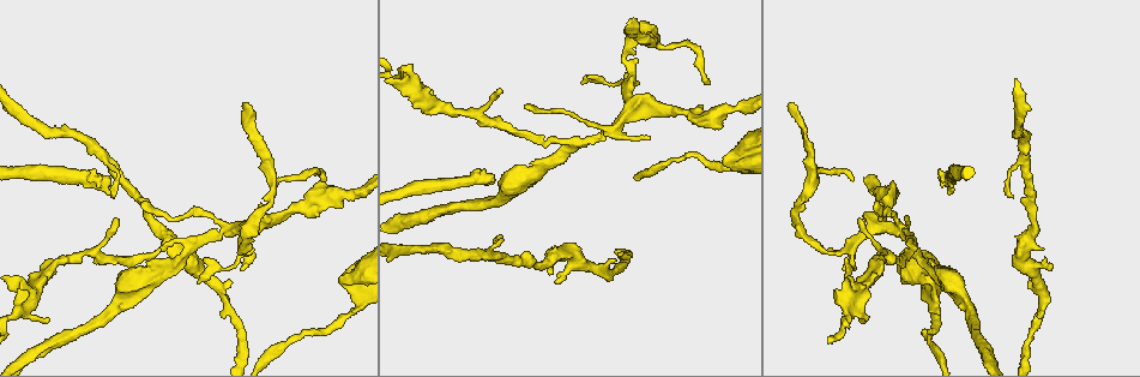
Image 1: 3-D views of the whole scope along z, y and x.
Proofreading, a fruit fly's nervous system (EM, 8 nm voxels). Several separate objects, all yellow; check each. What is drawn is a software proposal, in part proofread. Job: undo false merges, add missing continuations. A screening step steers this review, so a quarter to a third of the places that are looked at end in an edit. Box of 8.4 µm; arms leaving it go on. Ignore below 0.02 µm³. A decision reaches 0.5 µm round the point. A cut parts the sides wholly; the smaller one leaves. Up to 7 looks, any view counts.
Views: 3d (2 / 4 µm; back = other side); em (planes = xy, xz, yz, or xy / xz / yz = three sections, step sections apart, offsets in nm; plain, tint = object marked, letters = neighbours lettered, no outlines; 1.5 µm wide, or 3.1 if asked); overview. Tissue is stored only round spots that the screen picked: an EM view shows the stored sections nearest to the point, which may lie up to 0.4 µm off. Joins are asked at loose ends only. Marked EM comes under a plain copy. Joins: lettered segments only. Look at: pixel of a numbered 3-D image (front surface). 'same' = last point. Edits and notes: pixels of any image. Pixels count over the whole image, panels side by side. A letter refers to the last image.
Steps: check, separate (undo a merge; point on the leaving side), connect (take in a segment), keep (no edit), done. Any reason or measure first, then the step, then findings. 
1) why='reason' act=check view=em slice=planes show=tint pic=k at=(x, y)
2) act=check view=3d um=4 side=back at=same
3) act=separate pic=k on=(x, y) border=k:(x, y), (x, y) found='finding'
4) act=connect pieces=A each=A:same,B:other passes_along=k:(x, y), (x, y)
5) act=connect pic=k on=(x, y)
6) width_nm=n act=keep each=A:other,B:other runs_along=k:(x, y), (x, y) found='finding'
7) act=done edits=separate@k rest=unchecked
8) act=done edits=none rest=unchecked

why='an open end' act=check view=em slice=yz step=4 show=tint pic=1 at=(110, 195)

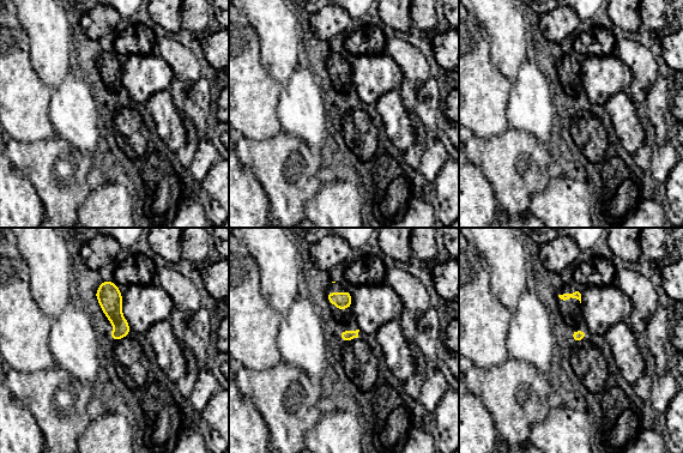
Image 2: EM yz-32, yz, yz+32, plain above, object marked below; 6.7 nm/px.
why='cut it another way' act=check view=em slice=planes show=letters at=same

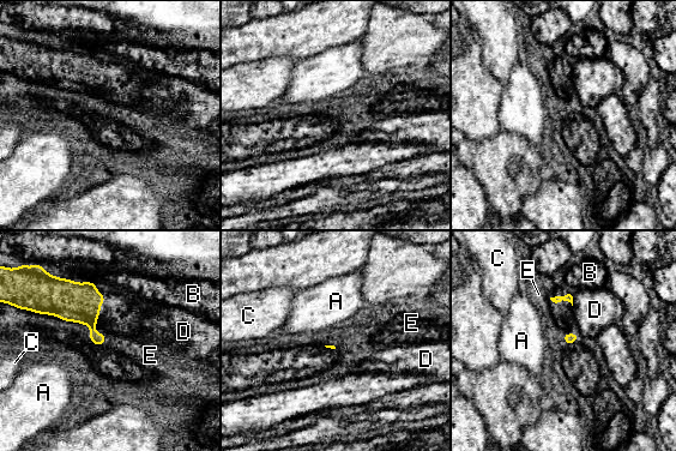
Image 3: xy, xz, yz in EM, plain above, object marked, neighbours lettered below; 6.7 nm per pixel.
act=connect pieces=E each=A:other,B:other,C:other,D:other,E:same found='the neuron continues'

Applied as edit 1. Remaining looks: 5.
why='redraw' act=check view=overview

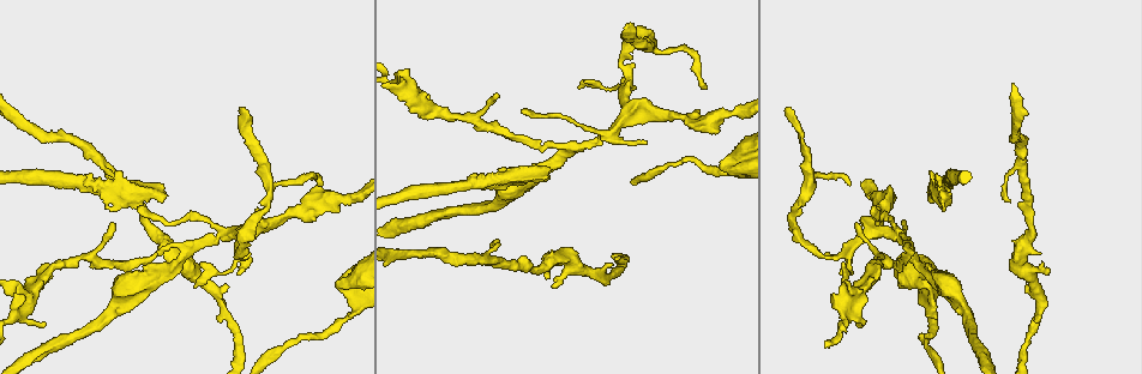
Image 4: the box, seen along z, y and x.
why='thin end' act=check view=3d um=4 side=back pic=4 at=(552, 285)

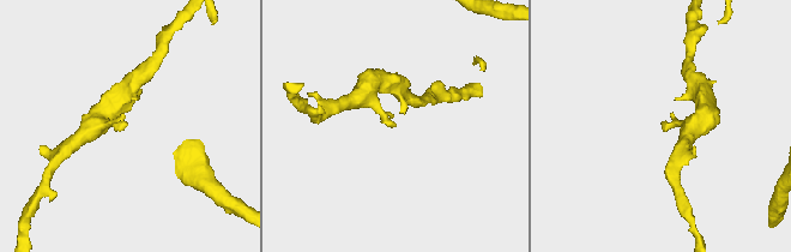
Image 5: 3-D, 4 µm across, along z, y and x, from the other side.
act=check view=em slice=planes show=letters pic=5 at=(665, 124)

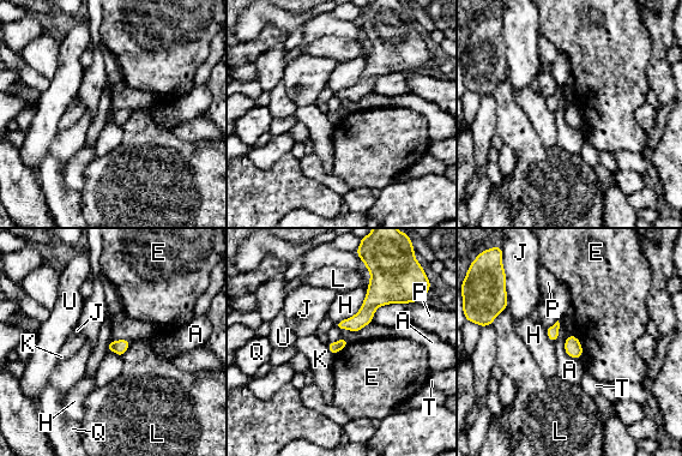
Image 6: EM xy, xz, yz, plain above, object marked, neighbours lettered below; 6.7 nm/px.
width_nm=100 act=keep each=A:other,E:other,H:other,J:other,K:other,L:other,P:other,Q:other,T:other,U:other found='none of them fits'

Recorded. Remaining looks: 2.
why='tapers out' act=check view=3d um=2 pic=4 at=(704, 87)

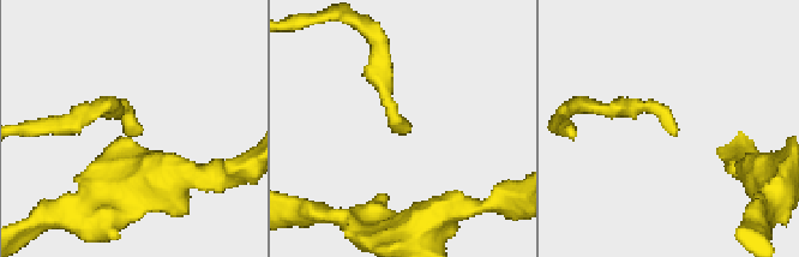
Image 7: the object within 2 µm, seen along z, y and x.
why='shape alone is not enough' act=check view=em slice=planes show=letters pic=7 at=(139, 132)

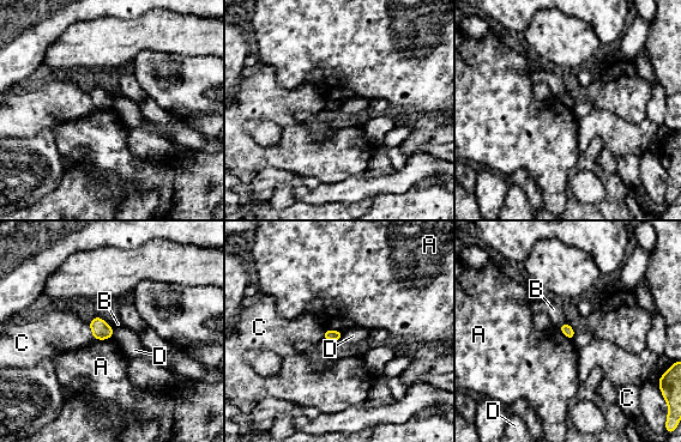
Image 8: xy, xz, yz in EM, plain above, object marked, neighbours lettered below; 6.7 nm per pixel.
act=keep each=A:other,B:other,C:other,D:other border=8:(114, 330), (112, 337) found='none of them fits'

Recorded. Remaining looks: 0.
act=done edits=connect@3 rest=unchecked

